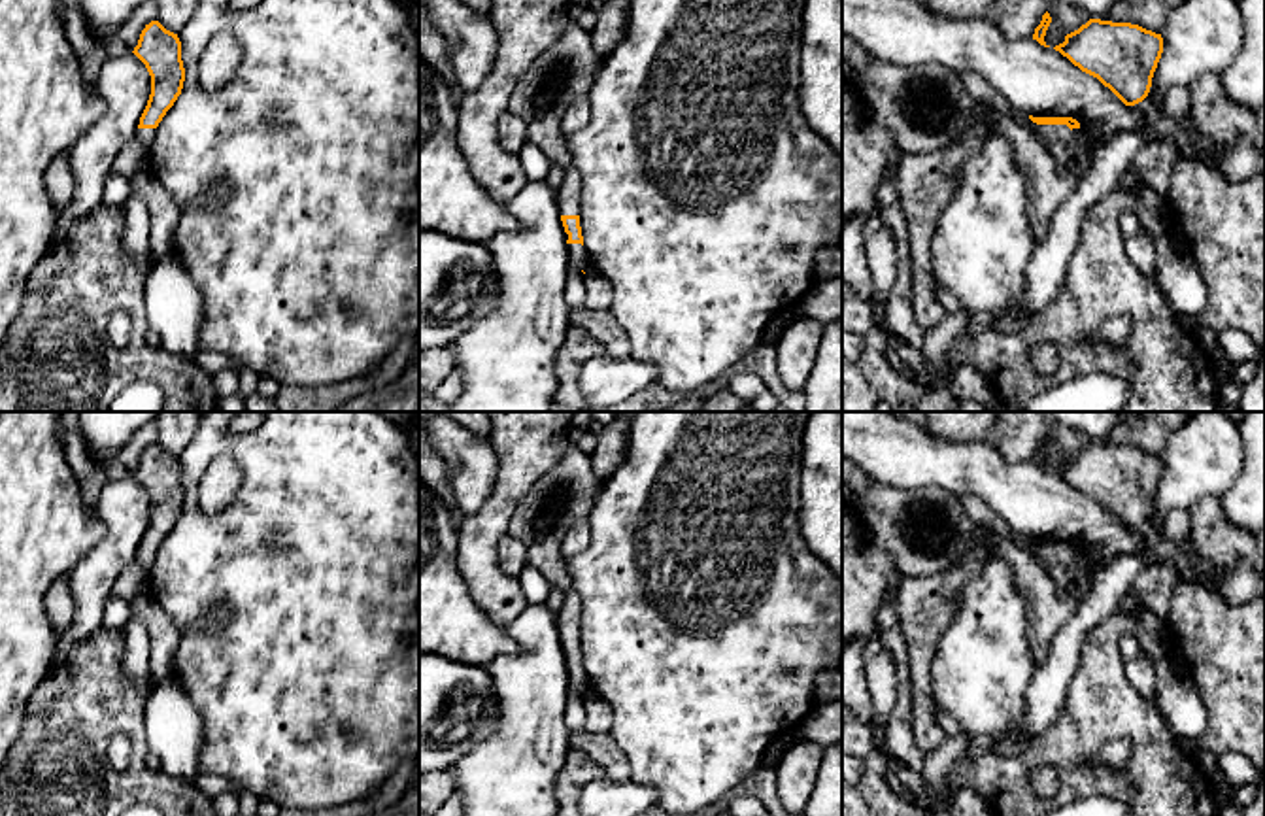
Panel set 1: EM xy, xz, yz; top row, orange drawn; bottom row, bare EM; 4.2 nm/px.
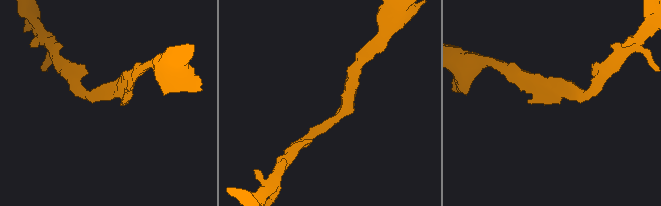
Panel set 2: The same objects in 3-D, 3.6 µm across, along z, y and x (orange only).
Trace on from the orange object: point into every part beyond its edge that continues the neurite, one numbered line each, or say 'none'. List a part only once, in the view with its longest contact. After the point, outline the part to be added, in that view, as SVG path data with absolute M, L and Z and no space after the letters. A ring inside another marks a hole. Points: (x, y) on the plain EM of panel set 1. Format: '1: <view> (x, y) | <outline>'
1: yz (1046, 558) | M1033 546L1033 559L1042 569L1050 569L1057 563L1063 563L1063 565L1074 565L1086 572L1093 570L1093 563L1082 552L1071 553L1067 548L1037 548L1037 546Z

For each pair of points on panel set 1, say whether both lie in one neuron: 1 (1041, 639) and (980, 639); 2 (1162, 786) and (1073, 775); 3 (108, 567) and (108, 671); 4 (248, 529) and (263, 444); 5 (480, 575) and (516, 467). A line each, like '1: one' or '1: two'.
1: two
2: one
3: two
4: one
5: one

